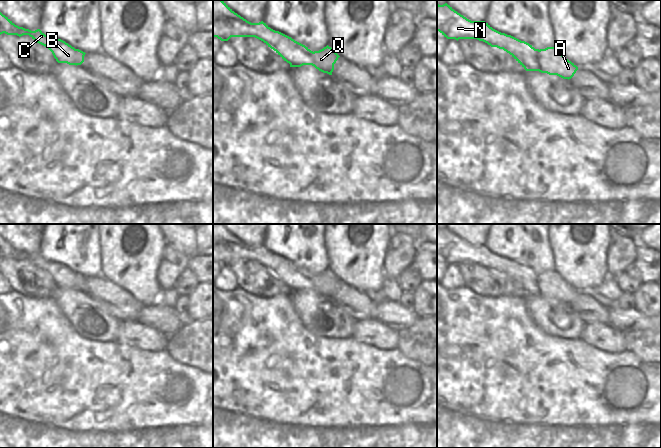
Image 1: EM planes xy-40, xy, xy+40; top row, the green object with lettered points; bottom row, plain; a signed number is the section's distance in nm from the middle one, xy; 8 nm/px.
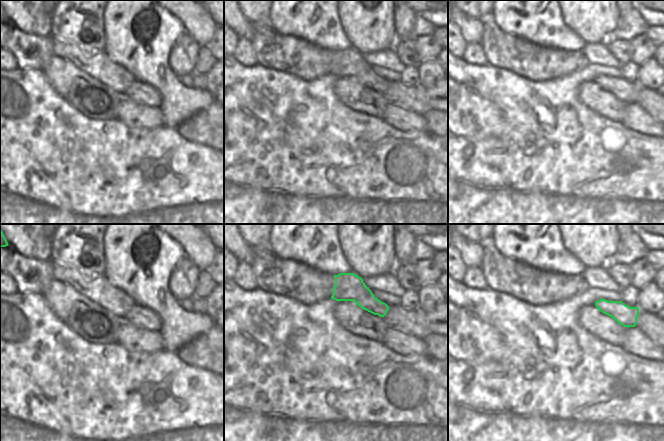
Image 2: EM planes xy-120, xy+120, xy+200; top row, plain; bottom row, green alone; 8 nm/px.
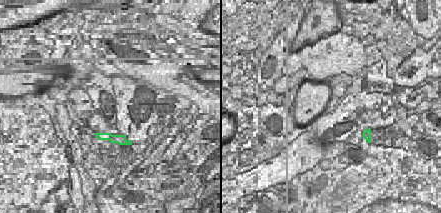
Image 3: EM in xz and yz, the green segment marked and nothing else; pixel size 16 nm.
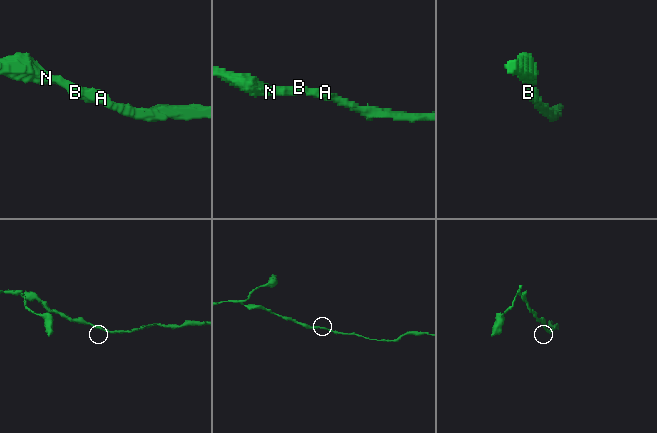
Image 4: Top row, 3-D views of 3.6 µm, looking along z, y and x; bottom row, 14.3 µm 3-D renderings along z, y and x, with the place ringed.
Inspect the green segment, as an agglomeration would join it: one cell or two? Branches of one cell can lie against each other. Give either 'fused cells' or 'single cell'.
single cell

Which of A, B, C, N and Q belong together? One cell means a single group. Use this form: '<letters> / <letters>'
A B C N Q

